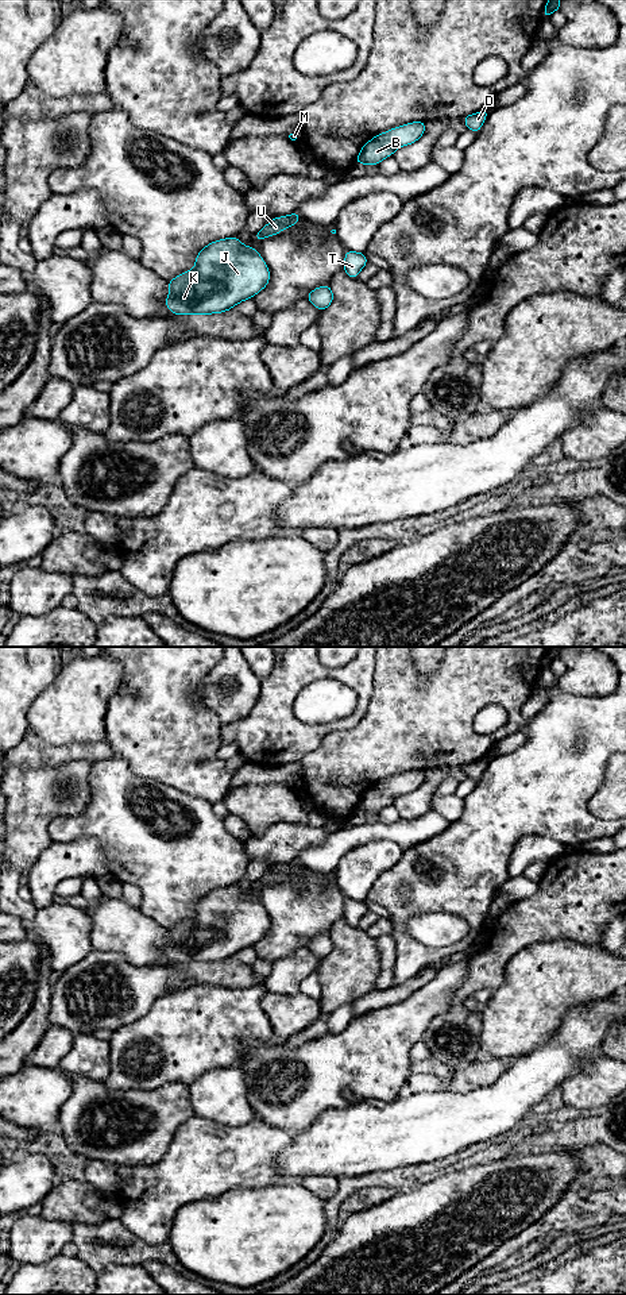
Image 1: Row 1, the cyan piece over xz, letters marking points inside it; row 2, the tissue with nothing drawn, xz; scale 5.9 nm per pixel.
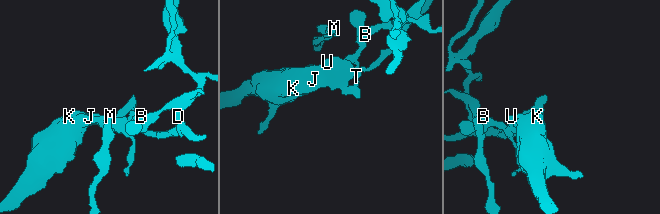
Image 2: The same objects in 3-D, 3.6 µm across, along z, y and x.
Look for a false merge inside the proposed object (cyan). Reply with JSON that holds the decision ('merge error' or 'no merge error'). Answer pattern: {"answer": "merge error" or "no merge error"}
{"answer": "no merge error"}

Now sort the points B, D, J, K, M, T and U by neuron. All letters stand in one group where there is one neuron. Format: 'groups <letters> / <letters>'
groups B D J K M T U

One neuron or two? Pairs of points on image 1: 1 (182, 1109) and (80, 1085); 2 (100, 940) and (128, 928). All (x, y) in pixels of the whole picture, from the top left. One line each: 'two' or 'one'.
1: one
2: one

